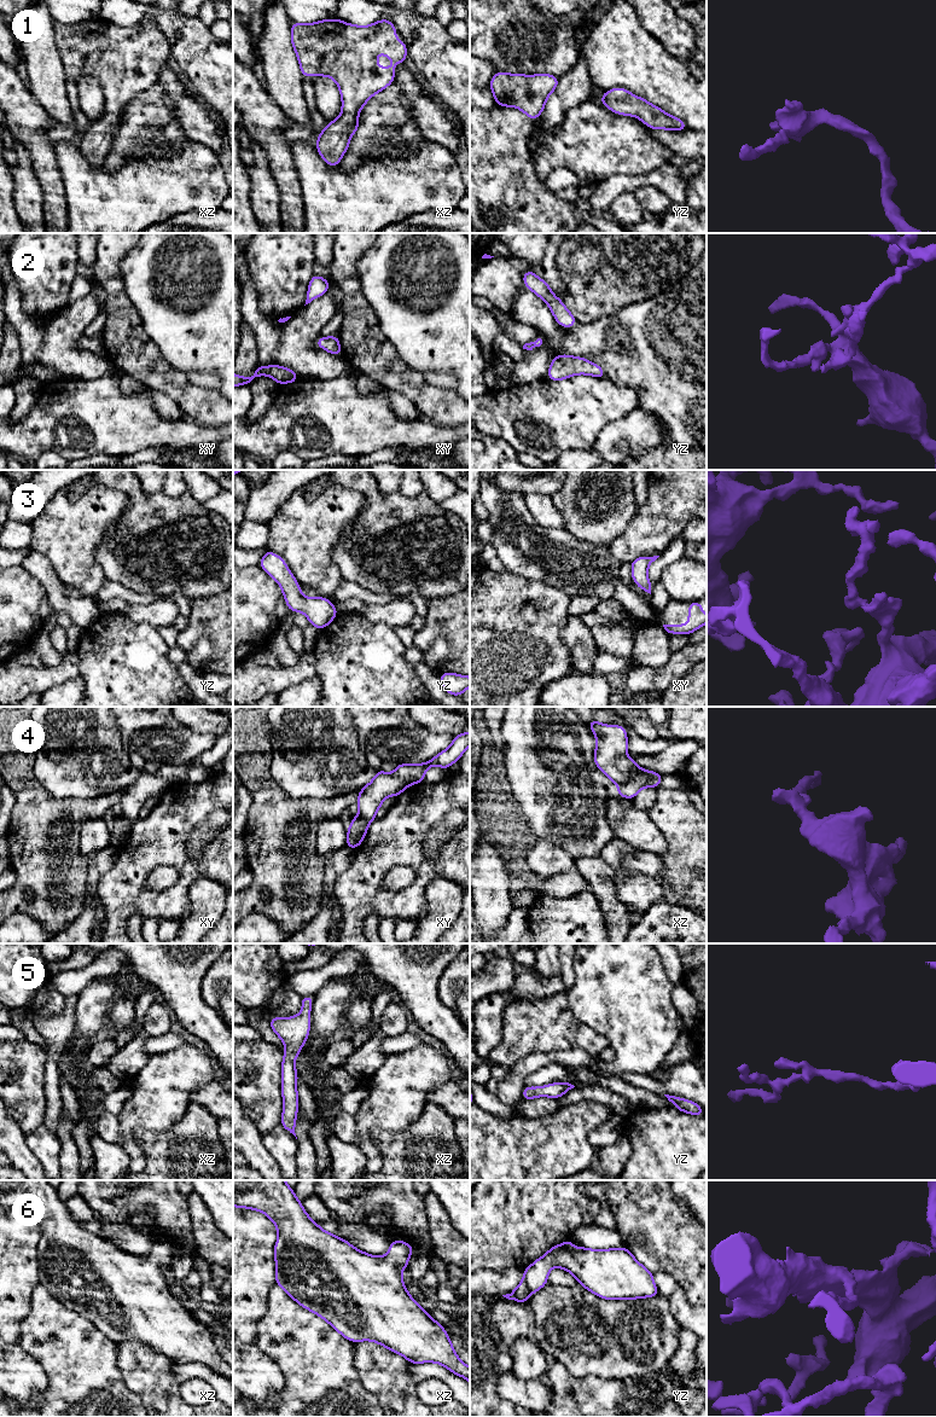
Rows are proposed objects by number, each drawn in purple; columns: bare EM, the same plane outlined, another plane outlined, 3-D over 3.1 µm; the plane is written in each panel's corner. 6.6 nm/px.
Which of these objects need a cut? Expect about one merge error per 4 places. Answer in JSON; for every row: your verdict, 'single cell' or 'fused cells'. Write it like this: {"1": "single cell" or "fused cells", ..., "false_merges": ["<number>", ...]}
{"1": "single cell", "2": "single cell", "3": "single cell", "4": "fused cells", "5": "single cell", "6": "single cell", "false_merges": ["4"]}

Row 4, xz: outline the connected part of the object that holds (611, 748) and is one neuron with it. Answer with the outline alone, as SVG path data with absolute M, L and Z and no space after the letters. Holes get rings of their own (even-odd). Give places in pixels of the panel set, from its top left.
M589 720L587 724L597 739L595 766L617 786L633 782L644 770L626 756L628 753L626 727L610 726L595 720Z

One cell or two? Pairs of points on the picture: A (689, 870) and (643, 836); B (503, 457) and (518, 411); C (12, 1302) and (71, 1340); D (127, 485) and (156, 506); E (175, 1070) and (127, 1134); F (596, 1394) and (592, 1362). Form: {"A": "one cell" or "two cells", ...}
{"A": "two cells", "B": "two cells", "C": "two cells", "D": "one cell", "E": "one cell", "F": "two cells"}

